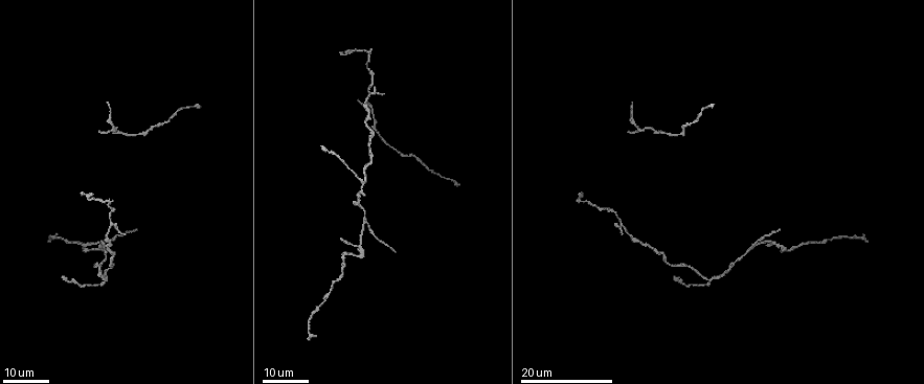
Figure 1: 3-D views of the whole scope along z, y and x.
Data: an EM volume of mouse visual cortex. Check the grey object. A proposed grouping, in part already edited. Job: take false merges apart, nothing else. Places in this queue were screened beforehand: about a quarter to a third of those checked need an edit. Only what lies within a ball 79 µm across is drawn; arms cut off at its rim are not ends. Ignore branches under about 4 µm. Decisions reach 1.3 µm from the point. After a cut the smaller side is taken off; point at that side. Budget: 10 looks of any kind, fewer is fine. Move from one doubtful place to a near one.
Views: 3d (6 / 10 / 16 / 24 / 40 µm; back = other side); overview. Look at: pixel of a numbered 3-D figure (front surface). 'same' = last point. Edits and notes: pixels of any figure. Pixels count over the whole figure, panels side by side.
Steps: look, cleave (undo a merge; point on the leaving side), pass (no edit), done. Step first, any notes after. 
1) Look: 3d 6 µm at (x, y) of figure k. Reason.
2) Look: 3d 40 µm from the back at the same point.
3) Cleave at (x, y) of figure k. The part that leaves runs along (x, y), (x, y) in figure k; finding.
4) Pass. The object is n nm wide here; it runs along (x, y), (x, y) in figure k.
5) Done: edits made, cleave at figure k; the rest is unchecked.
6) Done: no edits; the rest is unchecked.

Look: 3d 24 µm at (620, 226) of figure 1. Four or more arms meet.

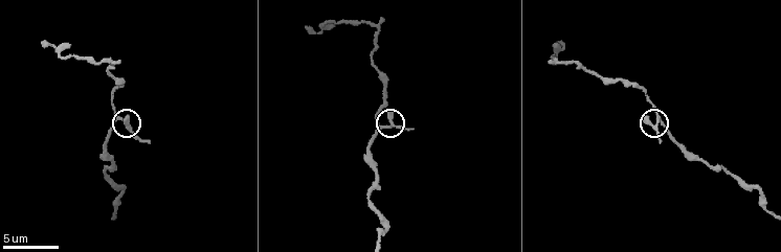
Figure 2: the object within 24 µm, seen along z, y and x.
Look: 3d 10 µm at (385, 128) of figure 2. Zoom in.

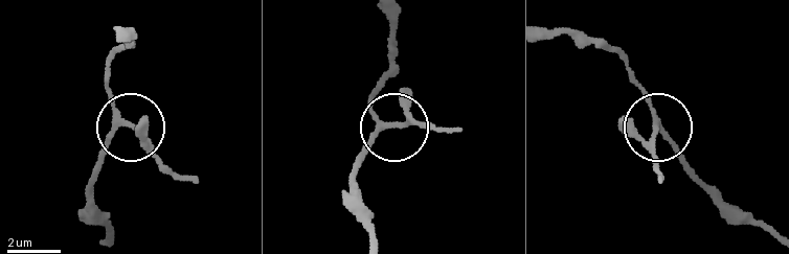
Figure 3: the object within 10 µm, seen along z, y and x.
Look: 3d 6 µm at (395, 125) of figure 3.

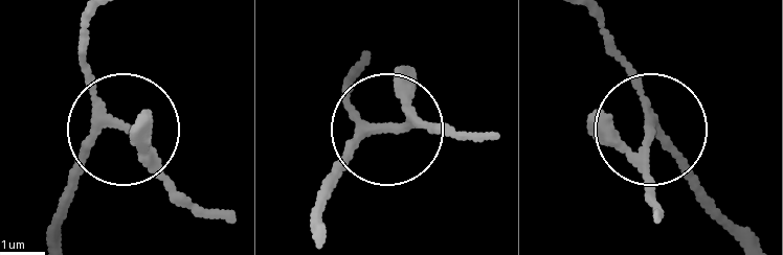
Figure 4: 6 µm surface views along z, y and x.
Pass. 4 arms meet here; one cell here.

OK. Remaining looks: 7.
Look: 3d 16 µm at (710, 282) of figure 1.

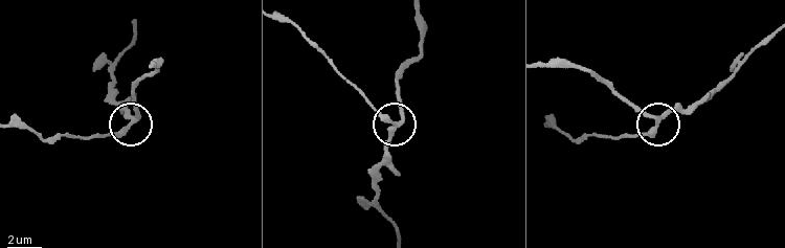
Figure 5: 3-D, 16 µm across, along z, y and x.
Look: 3d 10 µm at (396, 127) of figure 5.

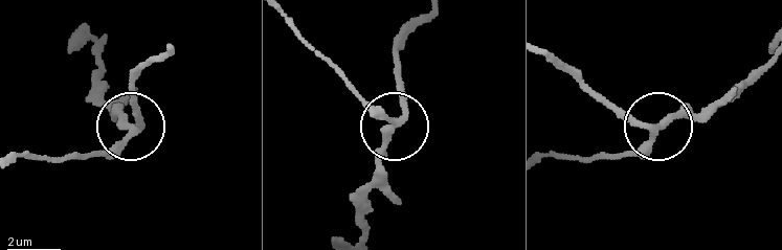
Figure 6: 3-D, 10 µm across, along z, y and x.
Pass. The object is 250 nm wide here; it runs along (428, 13), (399, 60), (396, 120), (354, 89) in figure 6; one cell here.

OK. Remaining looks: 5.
Look: 3d 16 µm at (366, 220) of figure 1. Three arms meet.

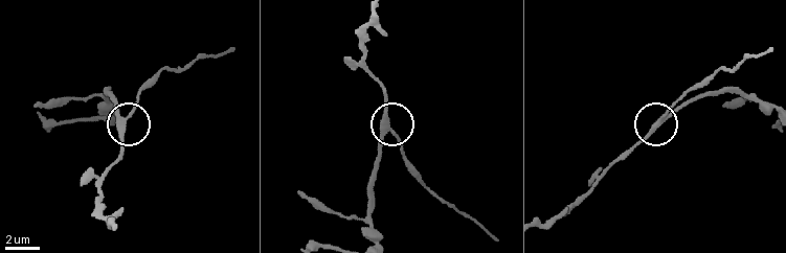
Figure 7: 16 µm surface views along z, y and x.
Look: 3d 6 µm at (123, 118) of figure 7. Zoom in.

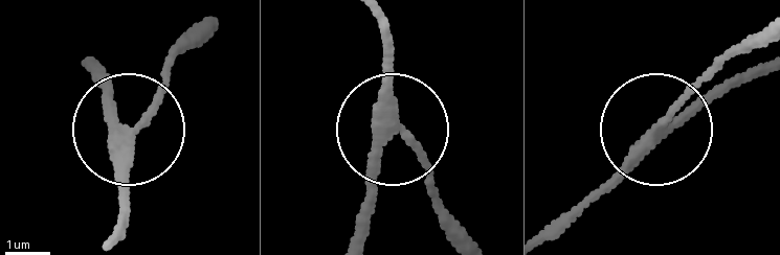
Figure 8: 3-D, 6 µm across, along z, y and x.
Cleave at (165, 91) of figure 8. The part that leaves runs along (135, 128), (202, 26) in figure 8; two cells meet here.

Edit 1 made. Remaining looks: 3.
Look: overview.

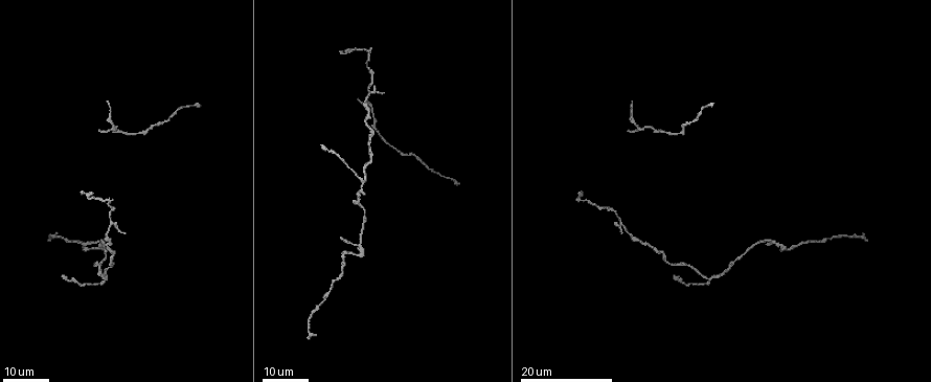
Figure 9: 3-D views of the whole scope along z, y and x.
Look: 3d 16 µm at (358, 246) of figure 9. Three-way junction.

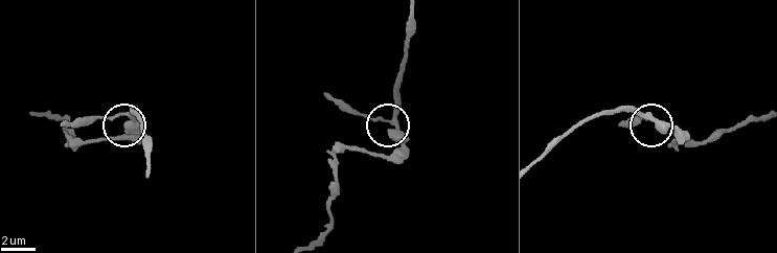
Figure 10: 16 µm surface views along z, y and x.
Look: 3d 10 µm at (124, 114) of figure 10.

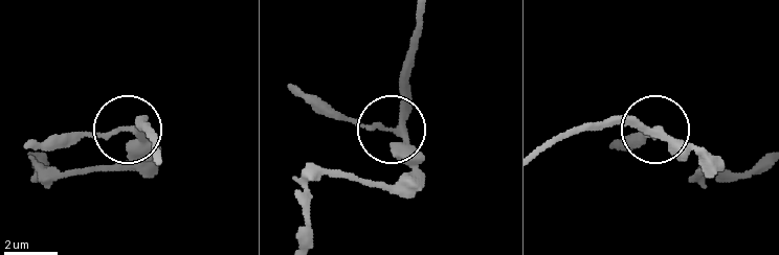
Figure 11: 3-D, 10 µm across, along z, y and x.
Pass. 3 arms meet here; one cell here.

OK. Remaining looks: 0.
Done: edits made, cleave at figure 8; the rest is unchecked.

